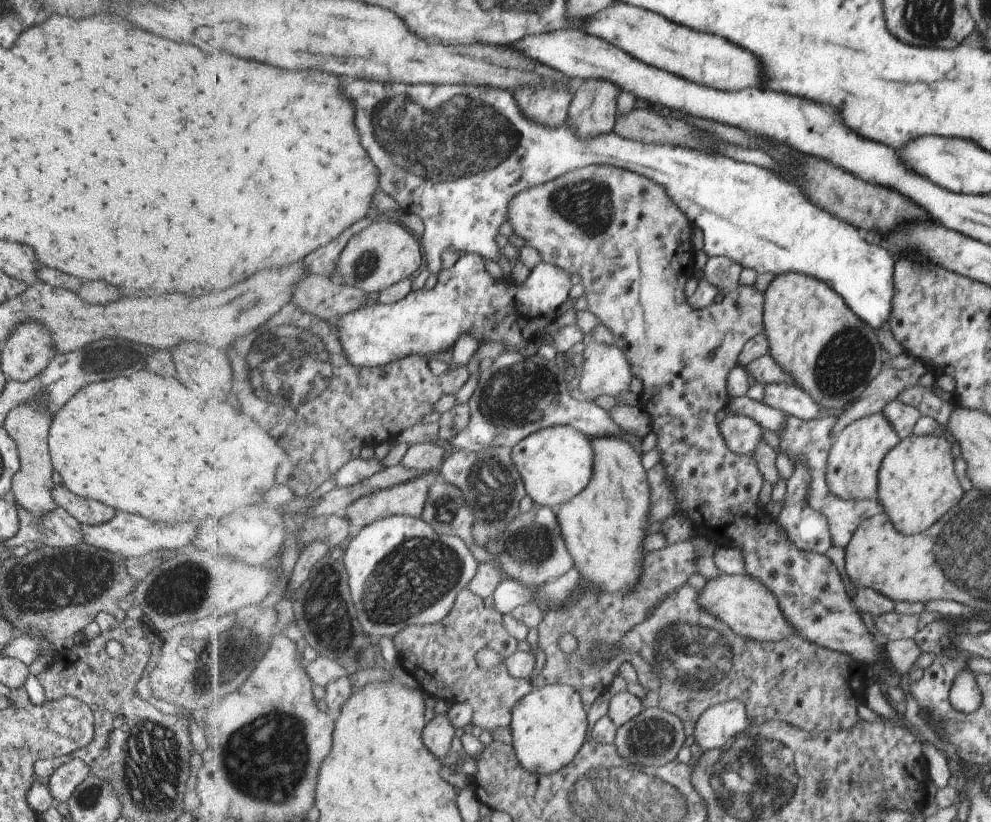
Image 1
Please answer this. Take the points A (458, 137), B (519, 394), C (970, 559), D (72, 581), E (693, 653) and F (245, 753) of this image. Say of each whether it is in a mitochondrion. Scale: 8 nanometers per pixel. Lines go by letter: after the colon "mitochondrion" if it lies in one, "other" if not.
A: mitochondrion
B: mitochondrion
C: mitochondrion
D: mitochondrion
E: mitochondrion
F: mitochondrion

